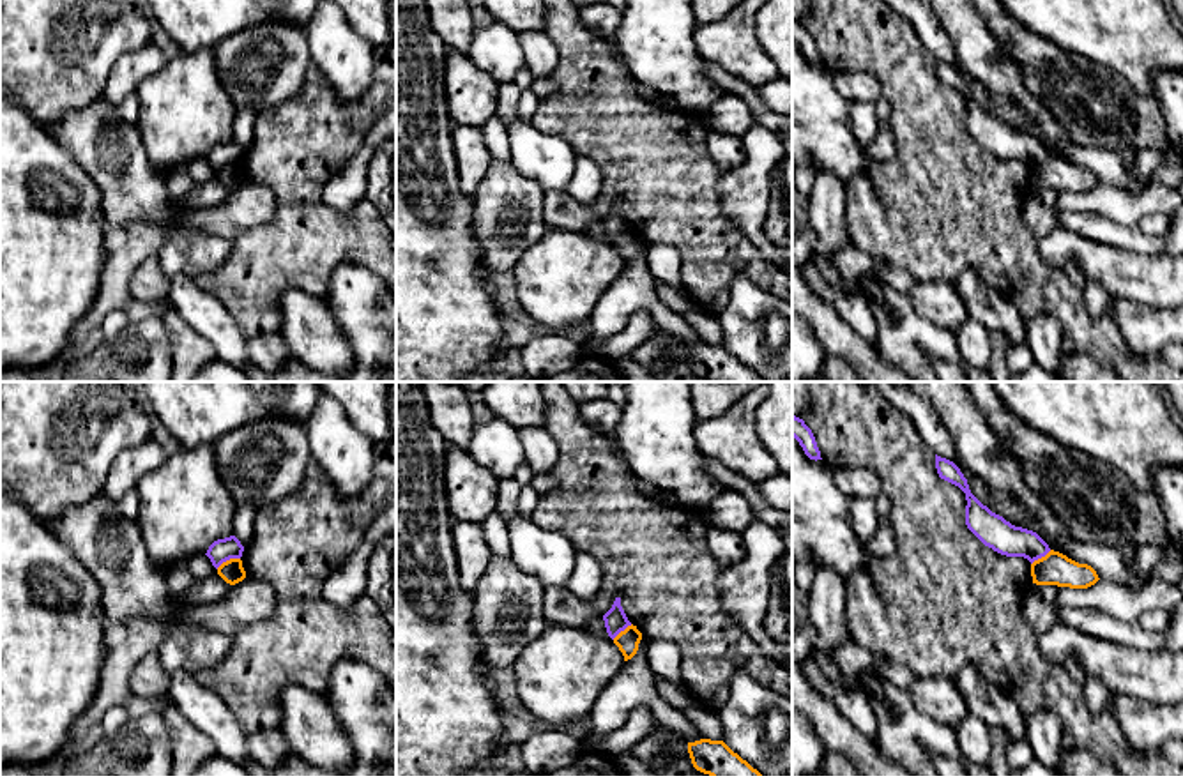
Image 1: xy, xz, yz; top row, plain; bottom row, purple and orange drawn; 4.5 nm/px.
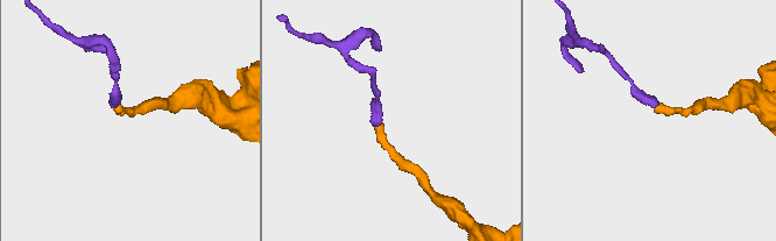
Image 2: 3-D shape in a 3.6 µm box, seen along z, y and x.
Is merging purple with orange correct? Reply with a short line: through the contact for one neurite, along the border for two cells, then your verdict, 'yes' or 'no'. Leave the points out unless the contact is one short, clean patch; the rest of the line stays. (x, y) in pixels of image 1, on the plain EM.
xy (239, 161), (230, 161), (216, 172) | no

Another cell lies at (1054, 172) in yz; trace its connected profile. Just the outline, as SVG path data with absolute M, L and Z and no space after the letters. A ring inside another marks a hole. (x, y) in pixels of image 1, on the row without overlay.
M1054 154L1031 168L1031 180L1036 189L1070 193L1088 193L1100 184L1091 170L1079 168Z

